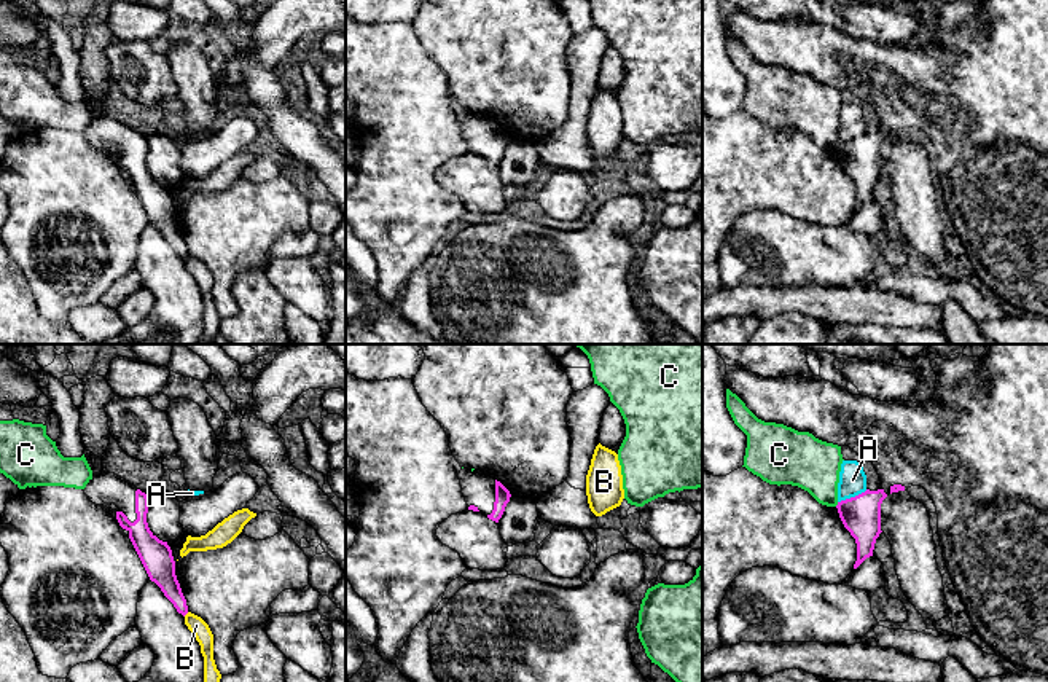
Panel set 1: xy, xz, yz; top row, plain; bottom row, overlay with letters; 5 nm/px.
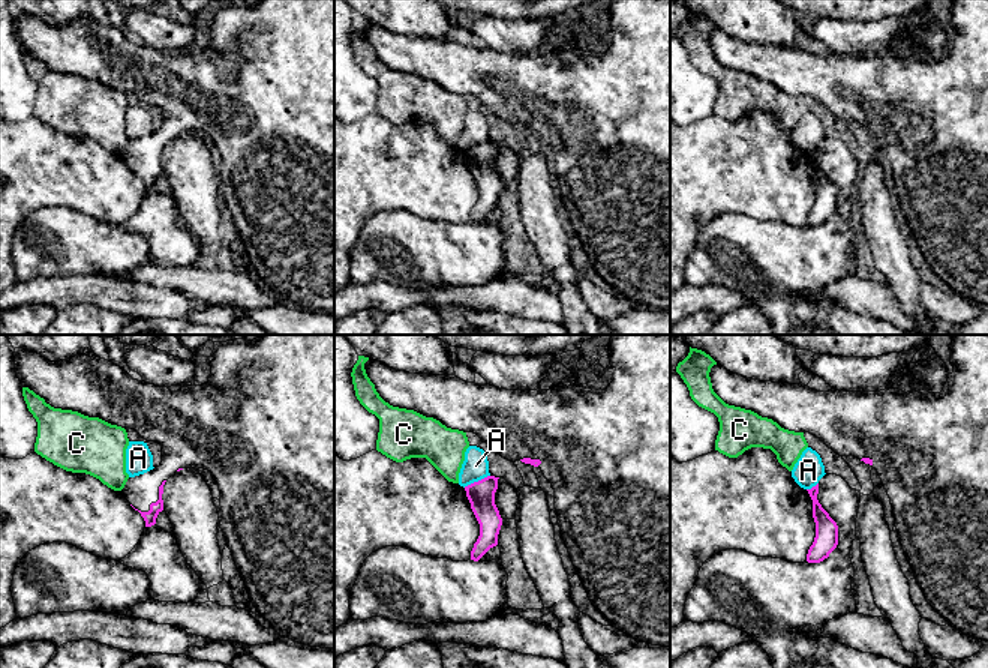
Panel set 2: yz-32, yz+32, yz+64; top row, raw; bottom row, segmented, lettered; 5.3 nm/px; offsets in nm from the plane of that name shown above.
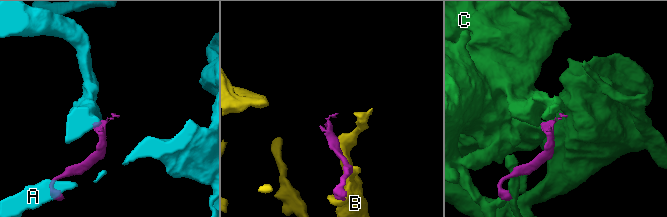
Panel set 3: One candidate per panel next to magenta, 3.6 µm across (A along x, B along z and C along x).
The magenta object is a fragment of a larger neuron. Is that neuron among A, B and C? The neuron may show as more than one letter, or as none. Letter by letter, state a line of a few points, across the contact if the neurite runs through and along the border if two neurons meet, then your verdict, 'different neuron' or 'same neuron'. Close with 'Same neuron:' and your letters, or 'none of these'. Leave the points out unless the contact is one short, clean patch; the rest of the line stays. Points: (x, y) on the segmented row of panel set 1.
A: yz (867, 489), (838, 502) | different neuron
B: different neuron
C: different neuron
Same neuron: none of these

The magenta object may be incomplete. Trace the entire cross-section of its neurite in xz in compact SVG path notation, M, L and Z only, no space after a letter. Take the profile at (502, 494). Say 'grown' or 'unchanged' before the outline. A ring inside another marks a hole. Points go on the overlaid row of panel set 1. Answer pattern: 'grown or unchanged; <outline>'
grown; M467 468L460 470L459 480L468 510L499 523L510 502L510 491L500 481Z

